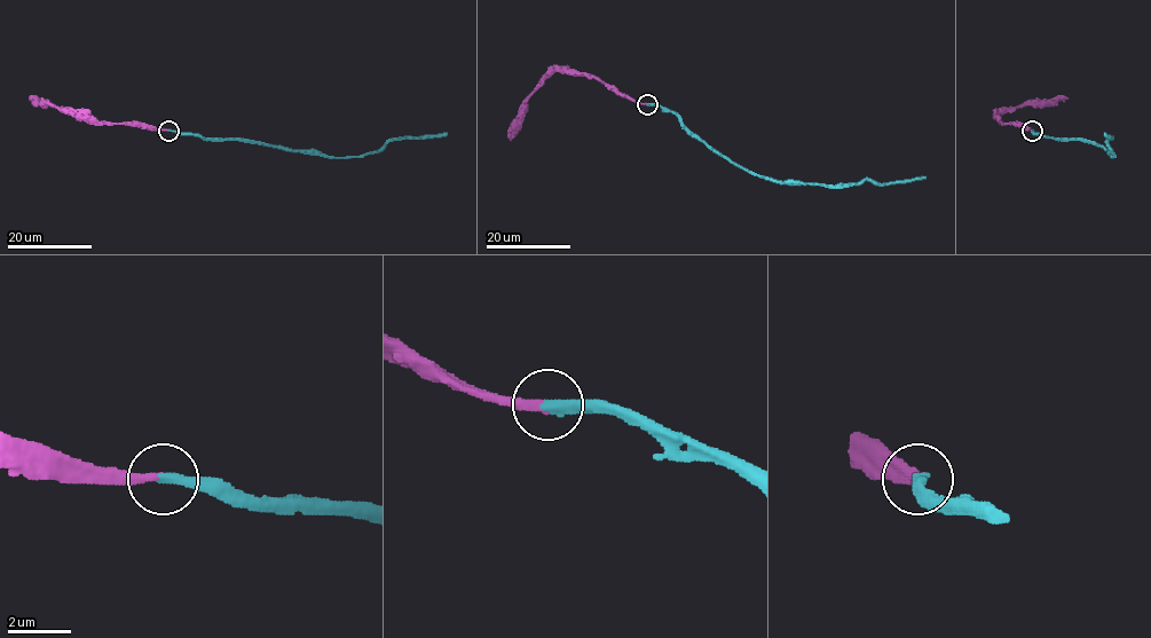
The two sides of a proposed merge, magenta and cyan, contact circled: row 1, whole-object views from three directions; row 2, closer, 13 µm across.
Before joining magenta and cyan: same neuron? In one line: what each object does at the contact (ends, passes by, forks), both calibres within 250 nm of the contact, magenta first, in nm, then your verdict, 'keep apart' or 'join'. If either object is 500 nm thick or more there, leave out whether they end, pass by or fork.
magenta ends | cyan ends | 340/380 nm | join

